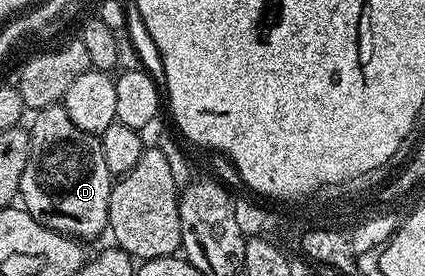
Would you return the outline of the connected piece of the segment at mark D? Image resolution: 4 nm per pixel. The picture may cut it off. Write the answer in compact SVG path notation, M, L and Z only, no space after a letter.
M61 103L37 109L34 125L29 125L30 153L28 166L20 178L18 196L21 207L45 228L56 230L83 242L107 231L108 202L112 177L108 162L104 162L101 139L93 132L85 132L68 118L68 110Z

